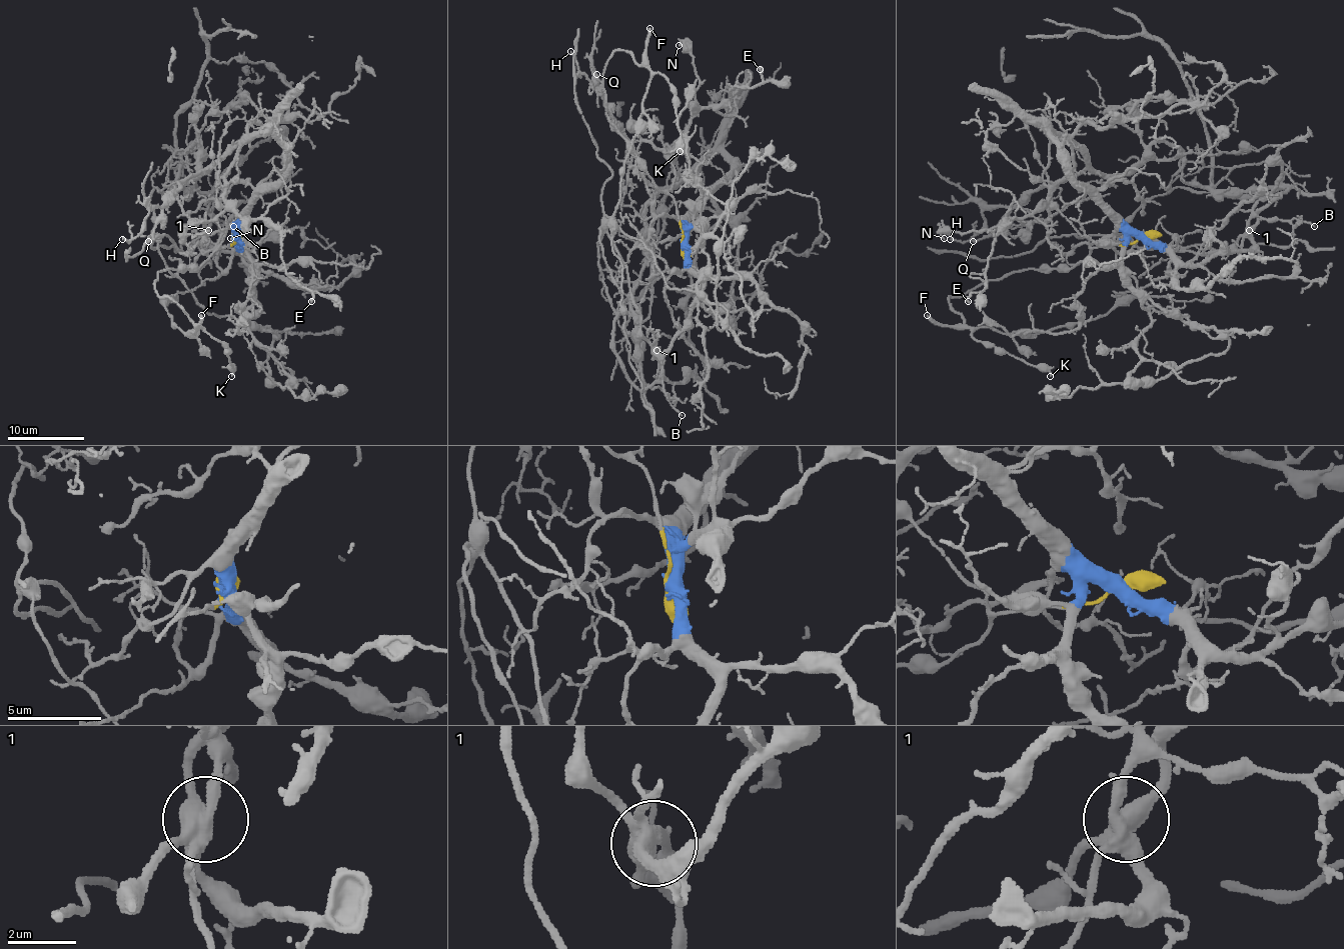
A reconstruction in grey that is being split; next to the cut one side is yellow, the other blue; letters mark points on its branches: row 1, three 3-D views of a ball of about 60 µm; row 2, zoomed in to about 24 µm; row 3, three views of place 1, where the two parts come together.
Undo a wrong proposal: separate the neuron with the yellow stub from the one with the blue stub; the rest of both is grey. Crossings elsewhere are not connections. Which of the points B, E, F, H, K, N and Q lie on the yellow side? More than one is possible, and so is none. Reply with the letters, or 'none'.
F, K

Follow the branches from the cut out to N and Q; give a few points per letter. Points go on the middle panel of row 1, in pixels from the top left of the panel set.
N: (685, 244), (685, 223), (732, 165), (719, 152), (688, 173), (673, 167), (700, 83), (692, 52), (679, 45)
Q: (685, 244), (685, 223), (732, 165), (708, 152), (677, 182), (653, 186), (626, 160), (628, 142), (596, 74)

